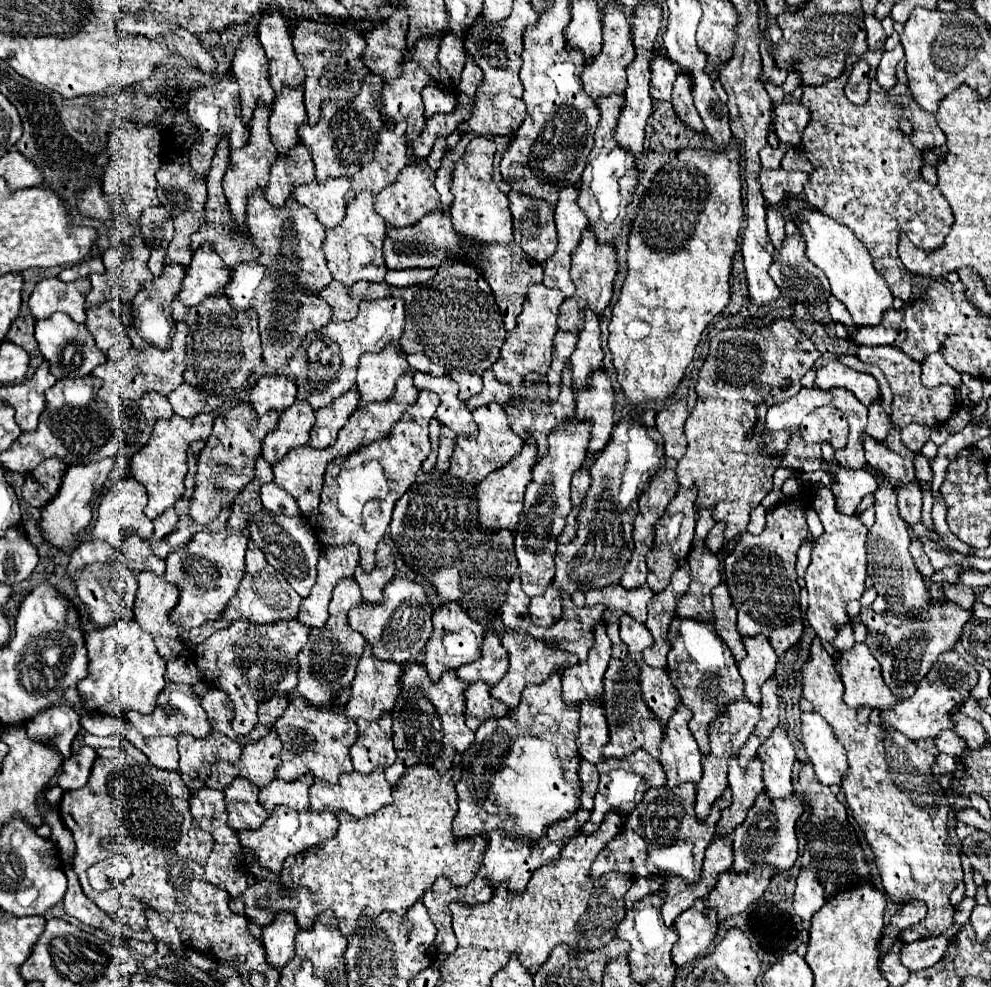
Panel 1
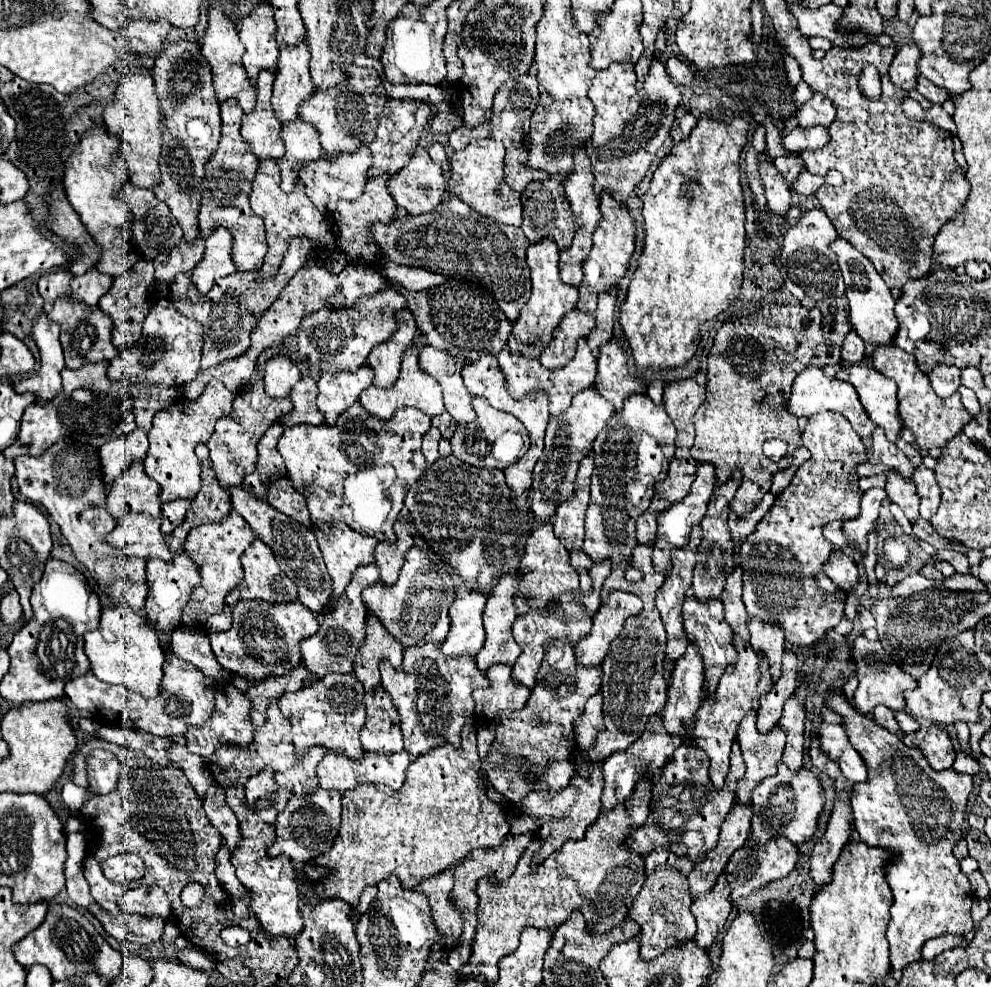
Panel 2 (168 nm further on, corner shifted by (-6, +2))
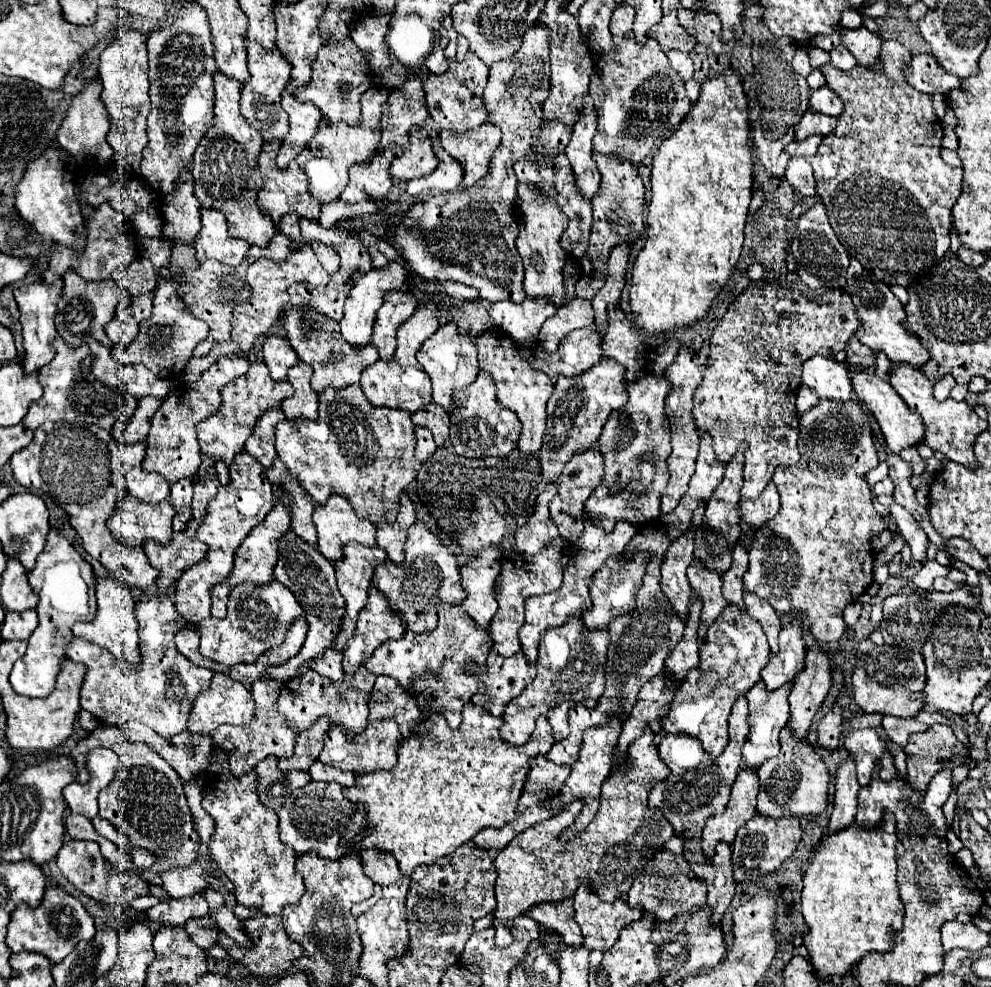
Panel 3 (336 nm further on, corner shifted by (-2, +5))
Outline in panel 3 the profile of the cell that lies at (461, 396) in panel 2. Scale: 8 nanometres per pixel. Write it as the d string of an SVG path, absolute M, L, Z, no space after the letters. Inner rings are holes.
M446 323L438 327L438 331L428 337L422 347L416 353L418 363L428 373L432 381L432 399L446 411L454 411L454 391L460 391L468 387L476 375L478 375L478 363L476 363L476 343L468 337L462 337L458 333L458 327L454 323Z

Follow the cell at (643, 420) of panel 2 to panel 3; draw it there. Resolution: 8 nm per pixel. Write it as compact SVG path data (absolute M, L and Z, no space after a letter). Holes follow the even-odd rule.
M644 375L626 389L628 403L610 413L598 439L598 451L604 457L604 479L584 503L590 523L604 531L612 531L618 521L638 525L656 519L660 515L660 497L668 483L666 459L670 455L670 423L665 413L665 399L670 383L666 383L664 377ZM612 483L624 485L624 489L610 493Z

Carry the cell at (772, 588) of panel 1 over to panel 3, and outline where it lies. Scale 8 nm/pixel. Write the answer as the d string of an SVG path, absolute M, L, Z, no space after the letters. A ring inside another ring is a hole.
M852 399L850 403L818 403L816 407L812 407L810 411L806 411L800 417L800 437L798 437L798 449L800 449L800 461L798 465L788 465L788 467L778 467L774 471L772 483L776 485L778 493L780 493L780 511L776 513L776 523L768 523L768 529L772 531L772 535L768 535L768 531L760 531L752 537L748 555L750 555L750 565L748 571L744 575L744 589L750 593L756 593L758 597L766 599L778 617L786 617L786 615L804 615L808 619L810 625L810 635L818 641L818 643L832 643L838 641L844 633L846 633L846 625L842 621L842 609L848 603L854 603L872 583L872 559L874 559L874 551L870 549L870 537L880 533L884 529L884 519L878 515L878 511L872 505L872 491L870 485L864 481L864 473L868 473L870 469L874 469L878 465L878 455L876 455L876 447L872 441L872 429L868 423L868 415L862 409L862 405Z

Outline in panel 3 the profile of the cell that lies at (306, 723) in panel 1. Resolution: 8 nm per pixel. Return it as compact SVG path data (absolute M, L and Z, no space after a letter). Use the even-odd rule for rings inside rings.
M362 667L358 675L344 677L340 681L332 681L316 671L304 671L296 675L294 679L284 681L280 697L278 697L278 711L286 719L290 719L294 731L306 731L320 719L320 715L326 715L326 717L334 717L336 723L344 727L348 739L356 739L368 723L368 695L374 681L376 677L370 675L366 667Z

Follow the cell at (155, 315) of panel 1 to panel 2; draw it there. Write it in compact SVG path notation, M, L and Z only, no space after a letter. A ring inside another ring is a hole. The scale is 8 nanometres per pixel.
M202 234L194 242L182 240L168 254L160 254L154 258L154 266L156 266L154 278L170 284L170 282L174 282L176 274L190 274L192 268L202 258L202 254L204 254L204 236Z

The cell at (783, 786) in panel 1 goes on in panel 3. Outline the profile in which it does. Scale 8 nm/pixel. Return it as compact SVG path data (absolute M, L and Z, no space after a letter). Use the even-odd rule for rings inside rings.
M814 645L806 655L806 667L794 677L788 703L790 703L790 721L788 729L794 739L804 739L814 713L828 695L832 677L830 677L830 659L818 645Z

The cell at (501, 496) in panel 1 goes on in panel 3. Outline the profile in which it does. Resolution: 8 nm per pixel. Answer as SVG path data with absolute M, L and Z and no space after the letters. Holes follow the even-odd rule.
M490 329L488 333L484 333L476 341L476 347L478 347L478 367L480 367L480 371L486 371L492 375L492 379L496 383L498 403L508 407L510 411L514 411L518 415L518 419L522 421L518 449L526 455L536 453L542 447L542 435L546 431L546 403L554 389L552 381L546 379L546 373L532 369L518 355L518 347L508 337L508 333L502 329Z

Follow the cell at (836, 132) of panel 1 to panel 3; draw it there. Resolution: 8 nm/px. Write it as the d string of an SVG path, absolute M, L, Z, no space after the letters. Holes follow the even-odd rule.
M882 41L882 49L880 49L880 55L878 55L878 61L876 61L878 65L882 65L880 71L874 71L870 67L862 67L862 65L854 65L850 71L842 71L842 69L834 67L832 63L826 63L826 65L818 67L822 71L822 75L826 77L826 85L842 99L844 111L842 111L842 115L838 115L838 127L834 129L834 133L830 133L828 137L824 137L822 143L818 145L816 155L808 159L808 163L814 169L814 177L816 177L816 193L822 197L824 207L826 207L828 217L830 217L830 225L832 225L834 233L838 235L840 243L850 253L850 257L856 257L868 271L874 271L874 275L882 283L886 283L886 285L902 285L902 287L908 287L918 275L922 275L924 271L928 271L950 249L952 205L962 195L962 167L950 167L940 157L944 127L942 127L940 119L936 117L936 113L932 109L932 97L926 95L926 93L914 91L906 83L906 79L902 75L902 69L906 65L906 59L910 59L910 51L902 43L898 43L898 41Z

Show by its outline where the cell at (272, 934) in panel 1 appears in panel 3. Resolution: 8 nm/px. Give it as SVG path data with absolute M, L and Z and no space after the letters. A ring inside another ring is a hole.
M216 753L218 763L212 765L206 773L206 787L204 787L204 799L202 807L214 817L216 821L216 833L210 839L210 853L216 859L222 873L234 883L234 897L240 905L248 909L256 909L262 915L282 915L282 909L286 905L294 905L304 895L304 881L302 875L294 869L296 855L290 851L290 847L282 847L278 839L278 815L274 811L266 811L256 795L256 779L254 773L234 777L226 765L226 759L222 753Z

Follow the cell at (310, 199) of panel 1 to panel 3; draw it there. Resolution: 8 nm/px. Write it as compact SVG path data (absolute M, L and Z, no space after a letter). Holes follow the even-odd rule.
M370 87L360 103L362 103L362 125L360 127L350 127L346 123L320 123L318 127L318 135L314 135L314 139L304 147L304 151L296 157L298 165L302 167L302 171L308 175L308 187L310 187L310 195L318 201L318 203L330 203L334 201L348 185L348 169L352 165L360 165L360 163L368 163L378 149L378 123L380 123L380 115L382 115L382 105L388 99L388 89L384 87Z

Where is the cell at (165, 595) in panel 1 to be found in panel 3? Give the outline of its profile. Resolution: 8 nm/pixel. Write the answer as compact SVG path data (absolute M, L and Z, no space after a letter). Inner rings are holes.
M174 533L168 545L150 541L144 545L144 551L150 565L156 571L160 571L156 579L156 587L170 591L184 573L184 569L198 565L204 559L206 545L198 539L184 539L182 533Z

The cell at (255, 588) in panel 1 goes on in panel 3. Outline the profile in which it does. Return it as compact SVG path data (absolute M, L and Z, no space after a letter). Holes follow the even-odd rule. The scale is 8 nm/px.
M282 499L282 503L276 503L272 507L272 511L266 515L266 519L256 525L248 535L246 539L242 541L240 549L236 551L236 559L234 559L234 569L230 573L230 579L228 579L228 585L240 585L240 583L254 583L254 585L268 585L272 583L274 575L272 575L272 569L274 569L274 563L278 559L278 547L276 547L276 541L290 529L290 509L288 509L288 503L286 499Z

